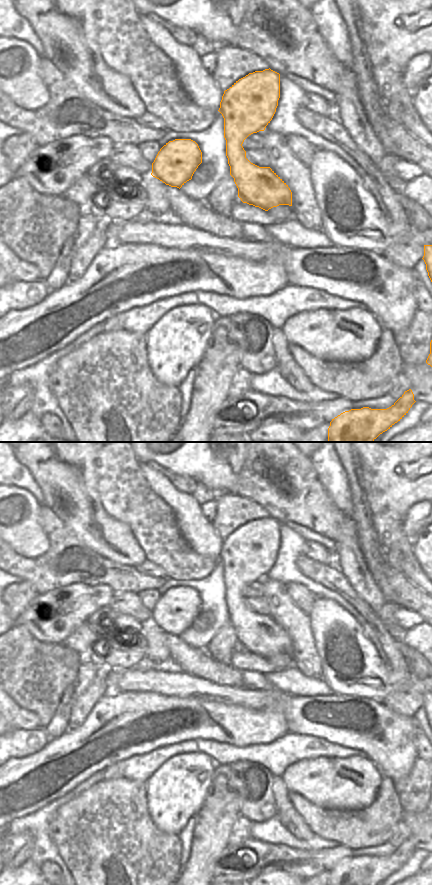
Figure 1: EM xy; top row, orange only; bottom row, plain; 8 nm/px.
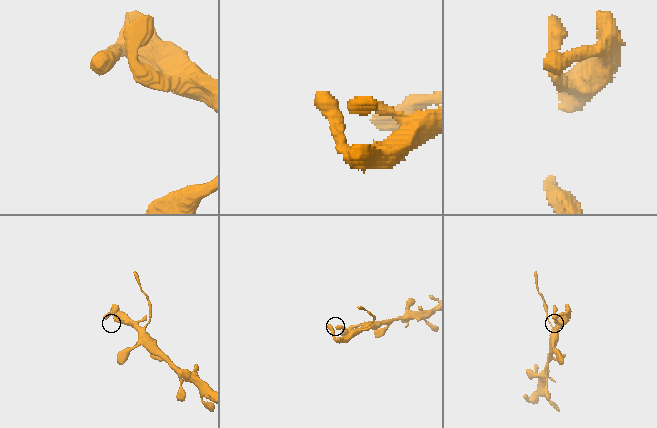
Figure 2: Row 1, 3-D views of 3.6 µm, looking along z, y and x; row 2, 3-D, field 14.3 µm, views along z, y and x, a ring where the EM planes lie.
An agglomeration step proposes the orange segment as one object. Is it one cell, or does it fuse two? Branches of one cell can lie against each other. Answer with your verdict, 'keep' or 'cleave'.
keep

